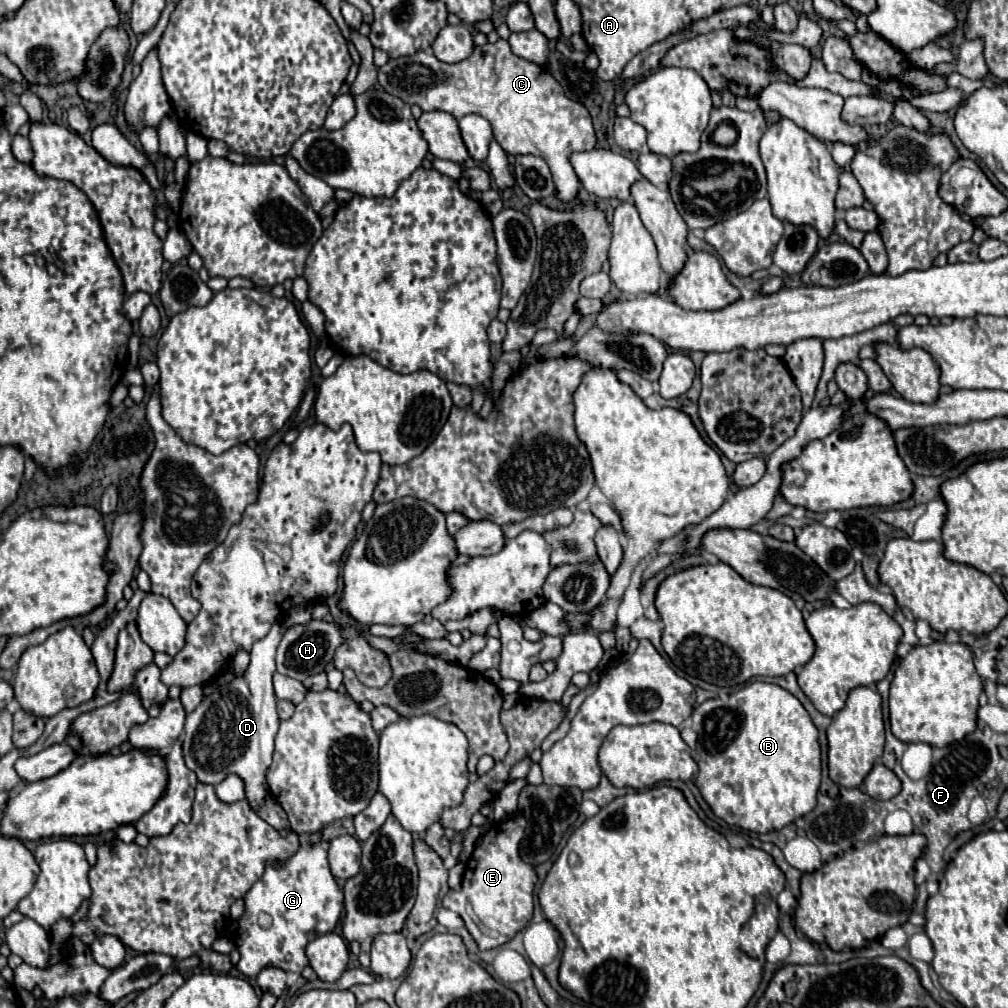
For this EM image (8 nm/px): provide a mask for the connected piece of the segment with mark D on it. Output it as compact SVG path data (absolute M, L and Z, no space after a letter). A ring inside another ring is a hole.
M273 624L271 632L263 640L257 640L253 644L251 664L249 664L249 670L243 674L243 678L237 676L231 686L205 698L191 714L187 714L187 720L185 720L185 734L183 734L185 764L197 774L199 782L205 782L205 784L215 784L215 780L223 780L227 774L239 774L245 780L247 800L253 810L257 810L259 804L263 804L263 796L267 794L265 770L267 770L267 764L271 764L273 740L275 740L275 732L279 728L277 700L275 700L271 676L275 674L275 650L277 650L281 638L283 638L283 626Z

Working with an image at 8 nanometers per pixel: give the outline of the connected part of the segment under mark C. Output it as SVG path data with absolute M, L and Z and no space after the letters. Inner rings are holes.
M499 40L495 44L477 46L475 52L455 64L447 64L435 58L433 52L417 52L415 56L403 56L399 60L389 60L385 66L377 70L377 80L385 92L401 98L407 104L417 104L421 110L445 110L453 114L457 120L465 114L479 114L493 126L493 136L499 146L507 154L535 154L541 156L553 176L555 196L561 202L577 202L581 182L571 166L571 154L593 150L597 144L593 122L589 110L575 100L569 100L561 88L561 84L539 64L523 60L515 56L507 44L507 40Z

